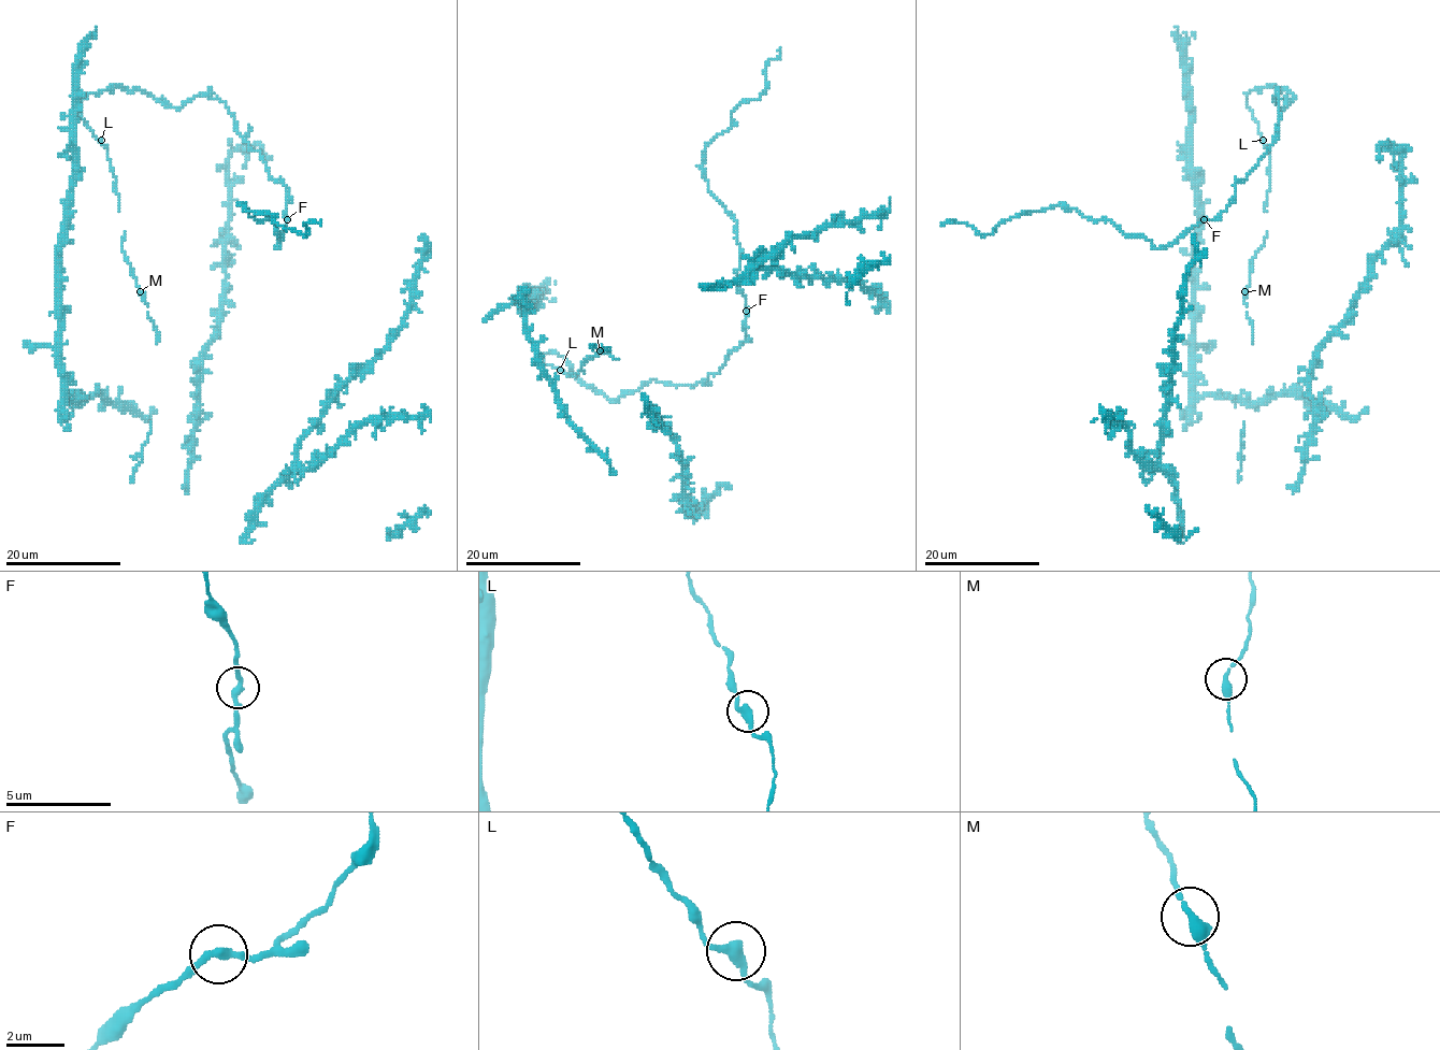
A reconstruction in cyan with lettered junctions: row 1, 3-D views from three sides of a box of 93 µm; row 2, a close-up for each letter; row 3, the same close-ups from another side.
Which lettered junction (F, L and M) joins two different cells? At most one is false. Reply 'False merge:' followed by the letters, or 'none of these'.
False merge: none of these

